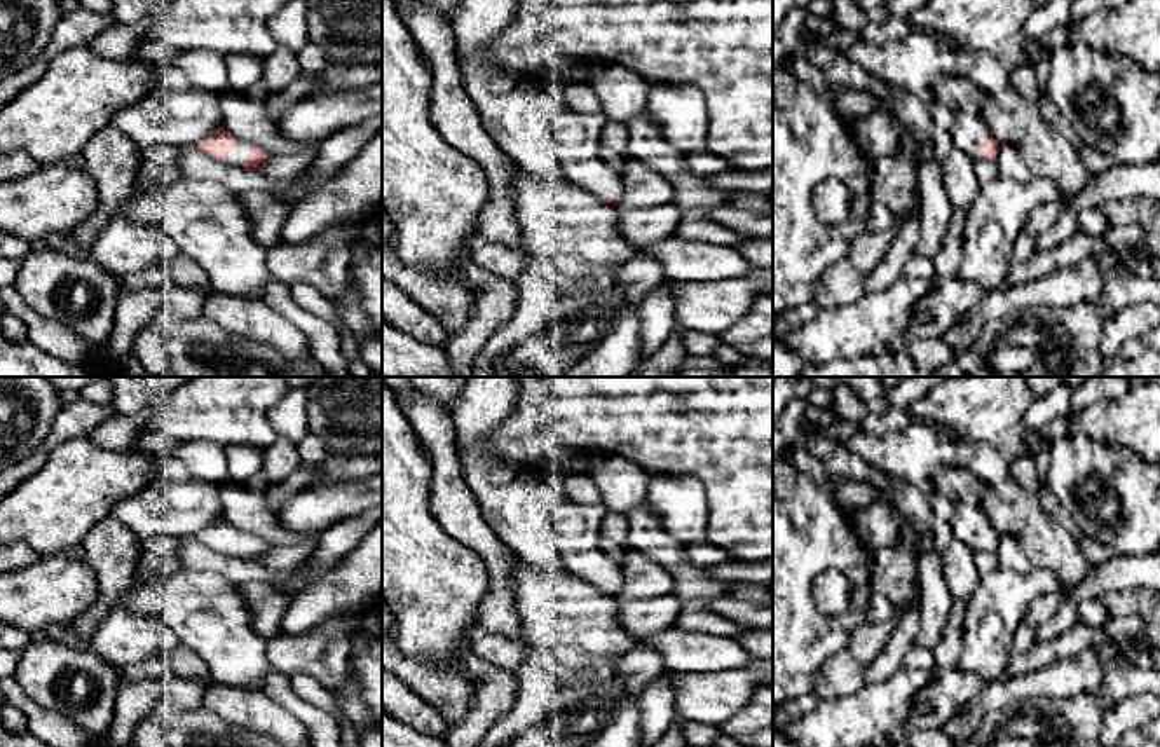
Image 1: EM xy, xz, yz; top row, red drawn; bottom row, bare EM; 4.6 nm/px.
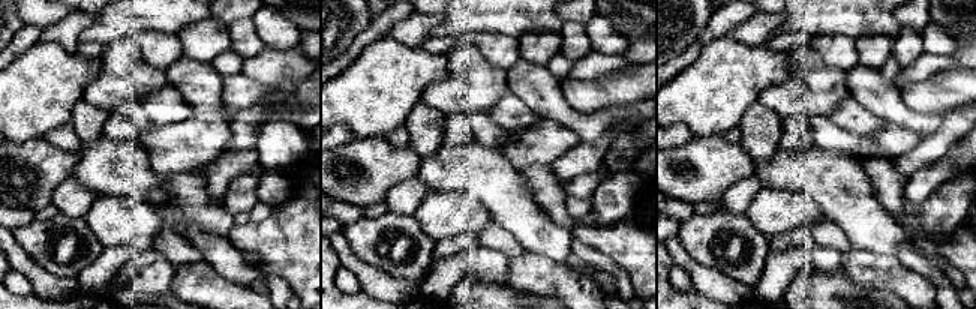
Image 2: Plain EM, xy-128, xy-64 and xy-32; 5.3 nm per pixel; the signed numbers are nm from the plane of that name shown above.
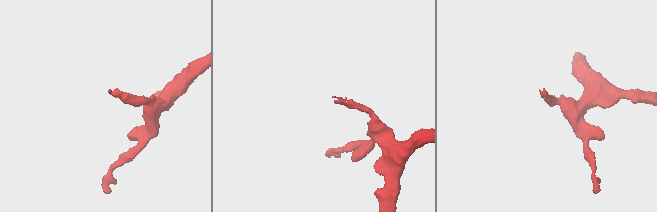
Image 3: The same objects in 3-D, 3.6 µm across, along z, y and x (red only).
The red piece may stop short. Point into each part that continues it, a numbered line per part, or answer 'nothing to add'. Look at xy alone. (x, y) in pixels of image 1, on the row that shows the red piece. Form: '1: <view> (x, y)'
1: xy (236, 156)

